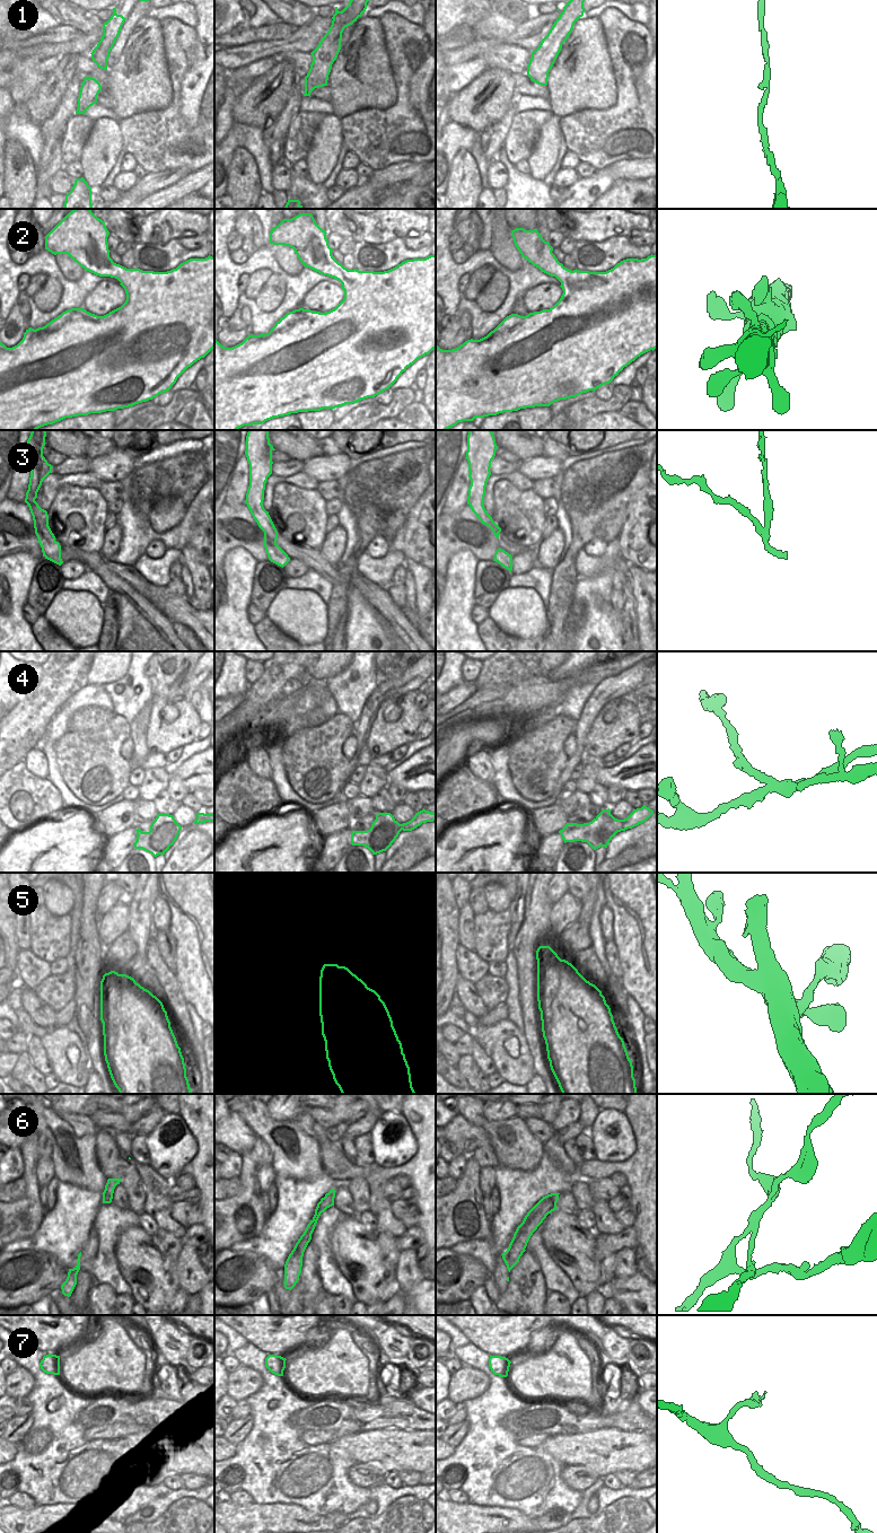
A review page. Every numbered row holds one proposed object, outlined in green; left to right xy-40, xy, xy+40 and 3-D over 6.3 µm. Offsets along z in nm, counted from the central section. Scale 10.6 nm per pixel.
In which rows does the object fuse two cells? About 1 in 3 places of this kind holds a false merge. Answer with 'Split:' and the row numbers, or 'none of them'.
Split: 3, 4, 5, 7

